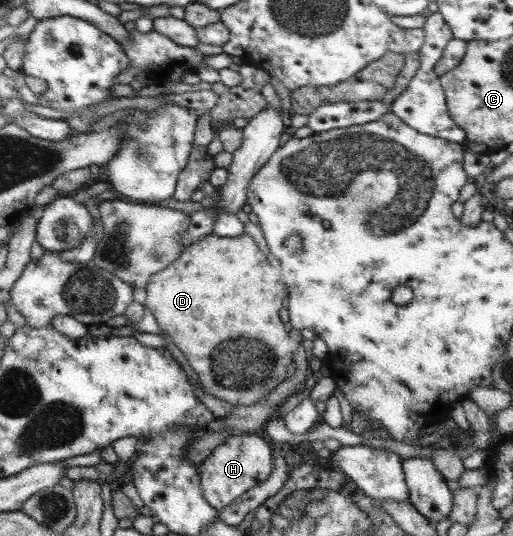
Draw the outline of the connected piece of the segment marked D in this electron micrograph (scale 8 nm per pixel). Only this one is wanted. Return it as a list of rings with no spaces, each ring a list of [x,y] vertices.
[[[207,234],[201,236],[199,240],[195,240],[193,244],[189,244],[187,248],[184,248],[181,255],[172,264],[150,276],[149,283],[145,286],[147,297],[143,306],[150,310],[161,331],[167,333],[173,344],[182,352],[193,372],[197,374],[197,382],[206,394],[223,400],[232,406],[247,407],[264,400],[280,382],[283,382],[288,376],[286,373],[287,366],[292,362],[292,344],[288,338],[288,327],[279,318],[279,309],[282,307],[281,304],[283,304],[285,297],[285,288],[280,282],[279,269],[269,266],[264,254],[260,252],[249,235],[239,234],[239,236],[229,238]]]

